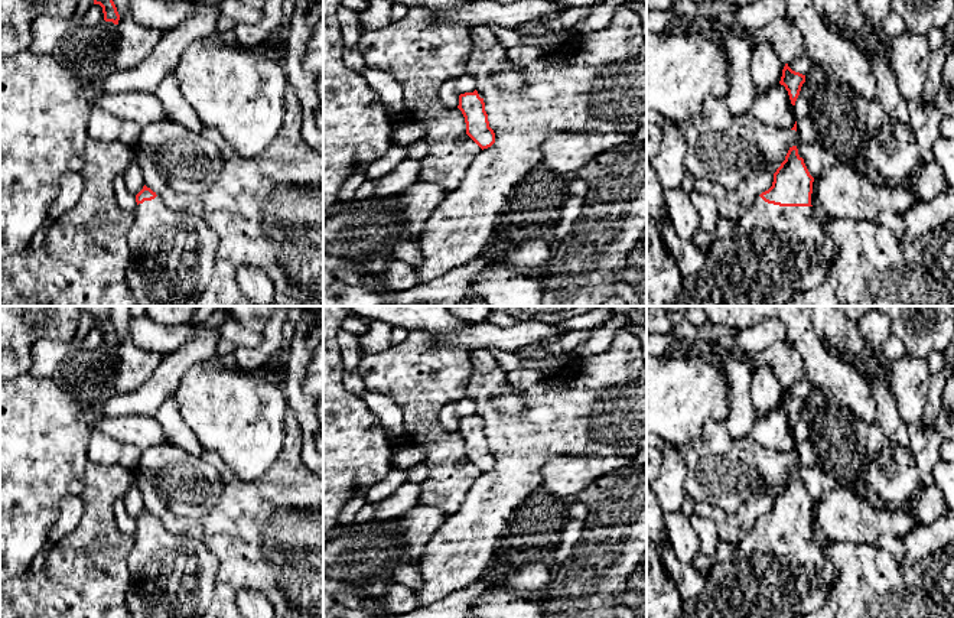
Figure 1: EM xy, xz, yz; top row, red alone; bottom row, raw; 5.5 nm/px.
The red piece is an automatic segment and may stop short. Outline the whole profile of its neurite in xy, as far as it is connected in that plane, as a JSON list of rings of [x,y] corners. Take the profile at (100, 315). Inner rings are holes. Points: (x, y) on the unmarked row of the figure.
[[[79,306],[82,313],[91,316],[94,328],[102,331],[104,344],[118,348],[120,338],[110,318],[110,306]]]

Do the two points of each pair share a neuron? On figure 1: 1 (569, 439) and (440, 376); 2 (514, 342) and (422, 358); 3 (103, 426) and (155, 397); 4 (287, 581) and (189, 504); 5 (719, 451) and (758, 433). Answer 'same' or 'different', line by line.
1: different
2: different
3: different
4: different
5: different

